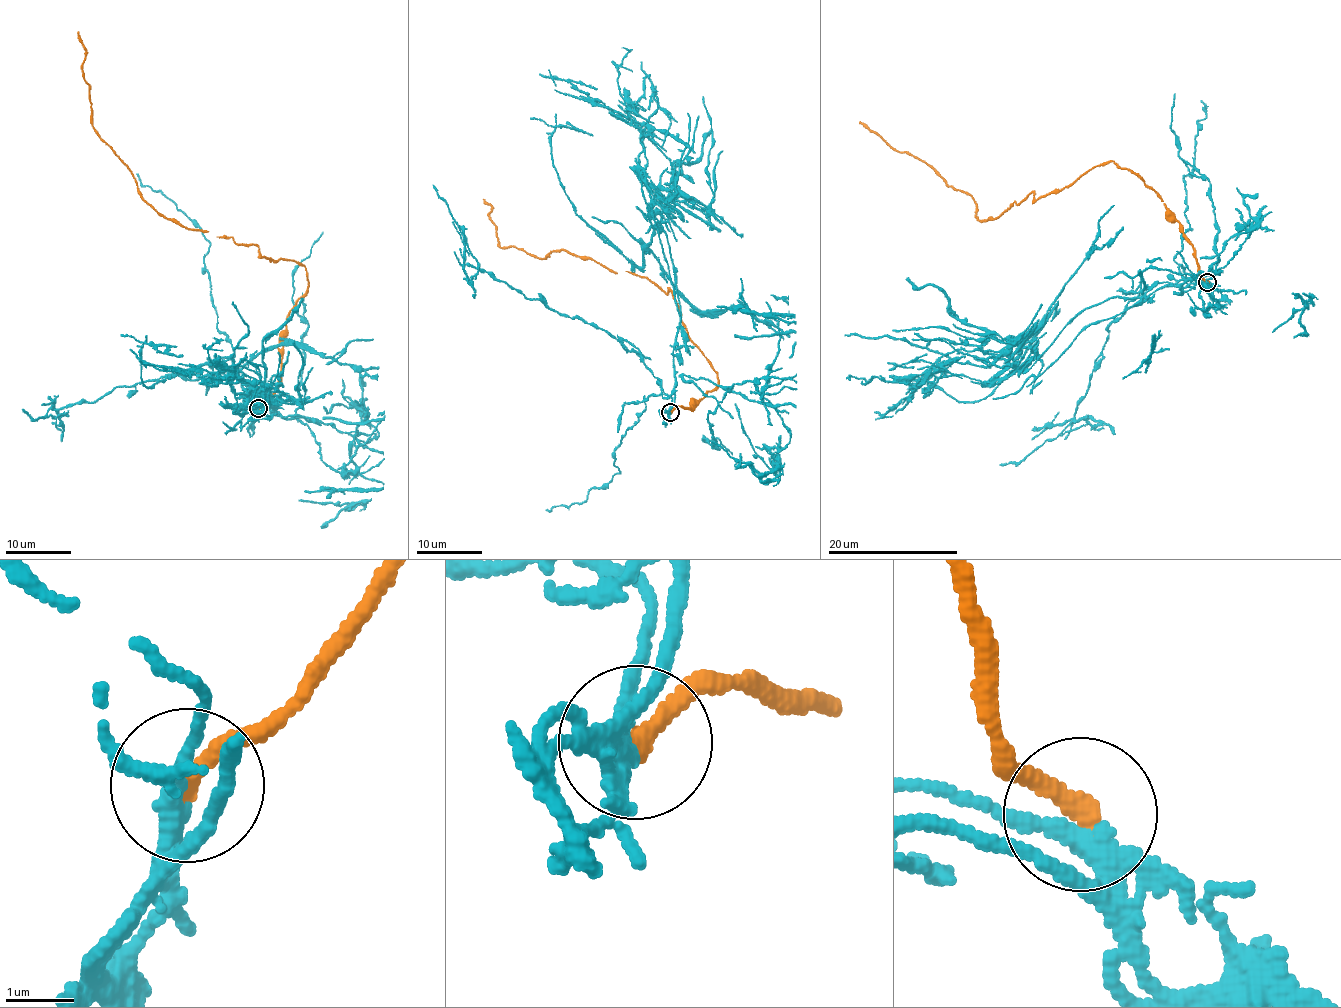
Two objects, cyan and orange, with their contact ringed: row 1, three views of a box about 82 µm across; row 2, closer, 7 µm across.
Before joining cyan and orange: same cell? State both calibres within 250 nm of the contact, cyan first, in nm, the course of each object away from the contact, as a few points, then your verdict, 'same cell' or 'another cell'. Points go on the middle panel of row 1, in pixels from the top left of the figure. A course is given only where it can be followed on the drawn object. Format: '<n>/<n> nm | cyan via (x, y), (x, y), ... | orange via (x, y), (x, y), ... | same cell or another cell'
280/280 nm | cyan via (670, 412), (680, 313), (656, 225), (667, 215), (636, 266), (581, 219), (551, 140), (558, 126), (592, 136) | orange via (670, 412), (692, 410), (718, 373), (672, 292), (561, 250), (543, 259), (500, 246), (483, 199) | another cell

